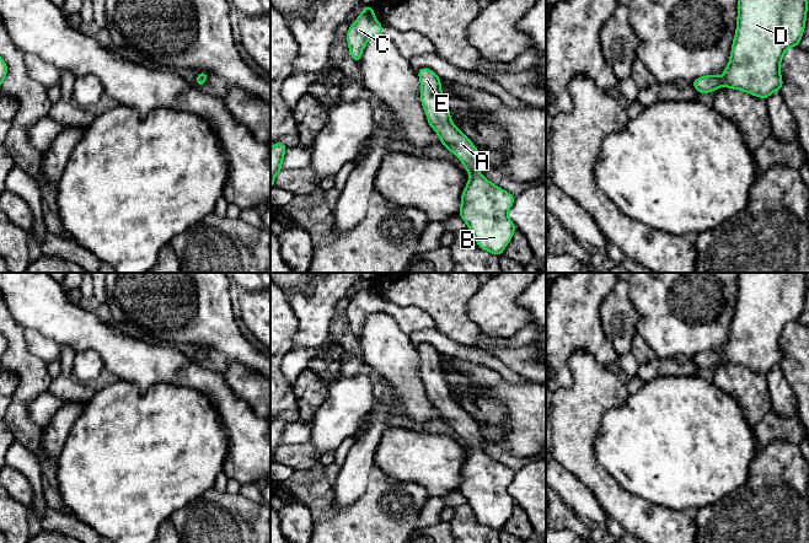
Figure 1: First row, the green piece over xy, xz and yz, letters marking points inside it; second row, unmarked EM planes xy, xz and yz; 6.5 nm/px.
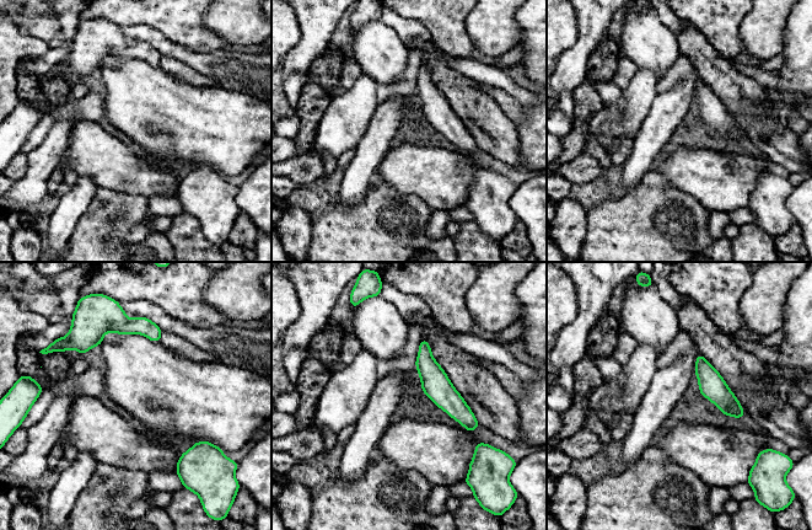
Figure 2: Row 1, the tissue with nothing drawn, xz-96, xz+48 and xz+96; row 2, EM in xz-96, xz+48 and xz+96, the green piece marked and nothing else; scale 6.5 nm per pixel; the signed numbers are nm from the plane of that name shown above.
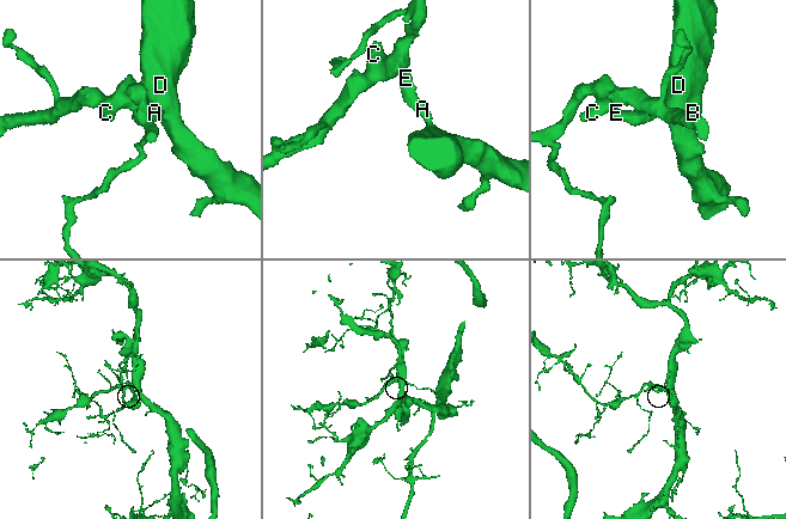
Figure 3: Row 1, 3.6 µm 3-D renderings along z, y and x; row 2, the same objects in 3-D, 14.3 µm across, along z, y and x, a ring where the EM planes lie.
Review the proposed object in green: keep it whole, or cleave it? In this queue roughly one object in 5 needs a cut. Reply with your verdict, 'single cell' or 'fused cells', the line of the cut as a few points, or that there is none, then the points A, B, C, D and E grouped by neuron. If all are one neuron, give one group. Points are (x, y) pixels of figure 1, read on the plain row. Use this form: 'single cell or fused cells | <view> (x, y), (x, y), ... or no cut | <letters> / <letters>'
single cell | no cut | A B C D E

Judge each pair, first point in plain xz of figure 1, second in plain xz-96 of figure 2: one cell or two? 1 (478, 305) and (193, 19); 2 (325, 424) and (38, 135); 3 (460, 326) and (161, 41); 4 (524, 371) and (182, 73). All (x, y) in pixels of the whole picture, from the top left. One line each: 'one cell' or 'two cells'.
1: two cells
2: two cells
3: two cells
4: two cells

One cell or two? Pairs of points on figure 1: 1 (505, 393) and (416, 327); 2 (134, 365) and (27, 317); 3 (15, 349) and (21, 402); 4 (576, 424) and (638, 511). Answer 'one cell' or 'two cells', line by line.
1: two cells
2: one cell
3: one cell
4: one cell

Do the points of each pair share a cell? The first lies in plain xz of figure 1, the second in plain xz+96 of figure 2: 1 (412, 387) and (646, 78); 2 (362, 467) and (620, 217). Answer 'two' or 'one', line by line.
1: two
2: two

